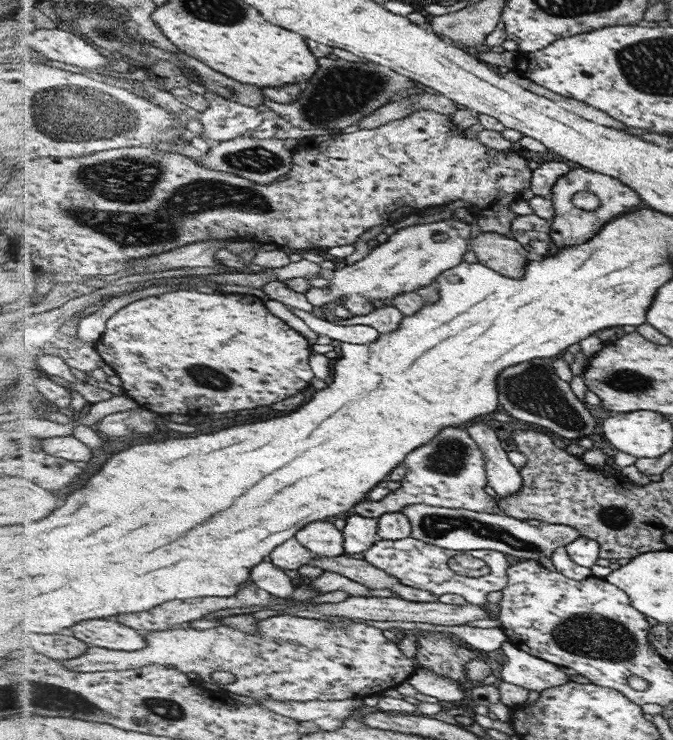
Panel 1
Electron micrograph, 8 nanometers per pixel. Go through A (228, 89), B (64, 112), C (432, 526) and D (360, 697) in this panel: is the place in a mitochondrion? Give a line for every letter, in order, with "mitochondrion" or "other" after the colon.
A: mitochondrion
B: mitochondrion
C: mitochondrion
D: other

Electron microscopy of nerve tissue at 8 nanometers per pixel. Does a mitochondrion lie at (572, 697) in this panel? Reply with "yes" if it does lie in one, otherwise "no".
no

